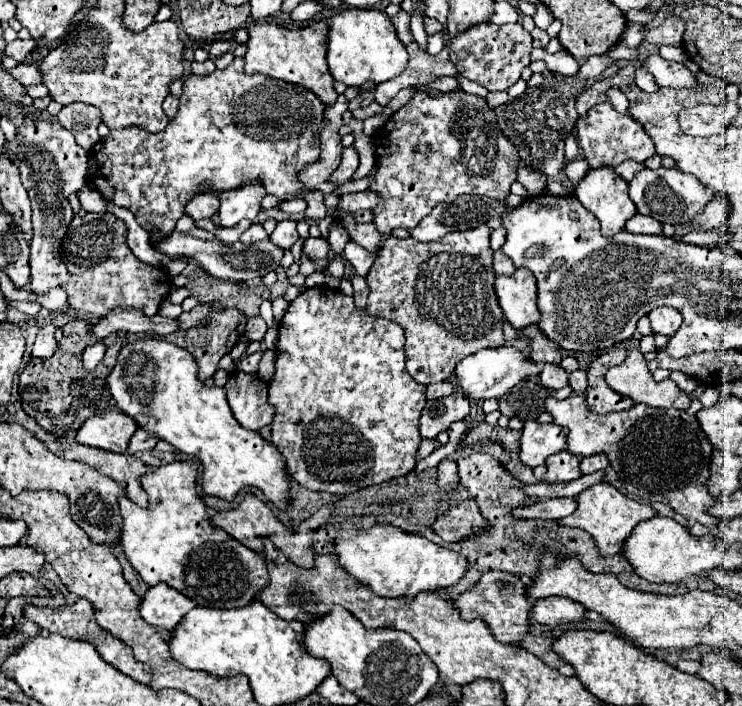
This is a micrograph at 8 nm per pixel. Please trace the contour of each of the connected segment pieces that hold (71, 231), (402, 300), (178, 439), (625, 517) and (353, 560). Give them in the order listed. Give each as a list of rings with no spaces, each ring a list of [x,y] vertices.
[[[87,212],[85,216],[75,216],[63,238],[61,256],[71,274],[69,282],[63,286],[69,296],[67,304],[95,318],[105,318],[117,306],[135,308],[153,316],[159,312],[159,306],[173,286],[165,268],[149,266],[131,252],[127,246],[125,222],[107,212]]]
[[[481,224],[479,228],[447,234],[437,242],[417,242],[413,238],[399,240],[389,236],[383,242],[381,254],[373,262],[367,274],[369,286],[369,302],[367,312],[371,316],[381,316],[391,322],[397,322],[405,330],[405,358],[407,370],[419,384],[433,384],[447,380],[455,364],[475,354],[483,348],[497,348],[503,346],[503,324],[505,314],[495,296],[495,272],[491,268],[493,252],[489,248],[489,226]]]
[[[141,338],[137,342],[125,344],[117,356],[117,364],[111,370],[109,378],[109,390],[125,414],[133,416],[133,420],[145,428],[155,432],[161,440],[167,440],[173,444],[179,452],[199,458],[203,466],[201,474],[201,486],[205,494],[219,496],[225,500],[233,500],[235,494],[245,486],[257,486],[263,490],[267,500],[271,500],[277,508],[285,508],[287,504],[287,492],[289,484],[285,480],[285,460],[277,452],[275,446],[265,442],[259,432],[245,430],[239,426],[239,422],[233,418],[231,408],[225,398],[225,390],[219,386],[207,386],[199,380],[197,374],[197,360],[193,354],[183,350],[177,344],[165,342],[161,338]]]
[[[599,482],[599,484],[595,484],[595,486],[587,488],[587,490],[583,490],[577,496],[577,502],[579,502],[579,508],[571,516],[561,518],[559,522],[565,524],[565,526],[583,528],[585,532],[589,532],[595,538],[595,544],[597,544],[597,548],[599,548],[599,552],[603,556],[619,554],[623,550],[623,546],[625,546],[627,536],[631,536],[633,528],[639,522],[657,516],[657,512],[649,504],[639,504],[639,502],[623,496],[615,486],[611,486],[607,482]]]
[[[375,524],[369,530],[359,530],[347,538],[337,536],[333,540],[333,548],[335,548],[335,554],[339,558],[339,564],[343,568],[347,568],[349,574],[357,582],[361,582],[363,586],[367,586],[369,590],[373,590],[379,596],[393,596],[393,598],[395,596],[415,596],[419,592],[429,592],[435,588],[447,588],[451,584],[457,584],[465,572],[465,566],[467,566],[465,556],[461,556],[445,546],[433,544],[421,534],[403,532],[401,528],[397,528],[393,524]]]

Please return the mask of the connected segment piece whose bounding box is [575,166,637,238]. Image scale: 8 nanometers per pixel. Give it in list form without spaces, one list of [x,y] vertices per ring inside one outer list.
[[[595,168],[575,188],[577,200],[601,222],[601,234],[611,238],[623,230],[625,222],[637,214],[627,194],[629,184],[613,172],[613,168]]]

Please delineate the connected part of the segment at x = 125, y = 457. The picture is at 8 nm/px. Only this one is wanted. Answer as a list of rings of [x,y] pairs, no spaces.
[[[49,442],[51,452],[65,460],[79,460],[95,468],[97,472],[113,478],[125,490],[125,496],[139,506],[147,506],[147,494],[139,484],[139,476],[149,470],[145,462],[141,462],[133,454],[113,454],[105,452],[103,448],[89,448],[85,444],[67,444],[67,442]]]

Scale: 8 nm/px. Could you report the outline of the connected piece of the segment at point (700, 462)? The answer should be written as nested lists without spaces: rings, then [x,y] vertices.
[[[547,390],[545,410],[553,416],[553,422],[567,430],[567,450],[579,456],[591,456],[605,452],[611,466],[619,474],[629,494],[645,502],[669,504],[677,514],[703,526],[717,526],[721,520],[709,514],[713,498],[707,490],[709,478],[709,444],[695,416],[675,408],[651,408],[635,404],[623,412],[595,414],[585,402],[585,394],[573,392],[565,400],[557,400],[555,392]]]

